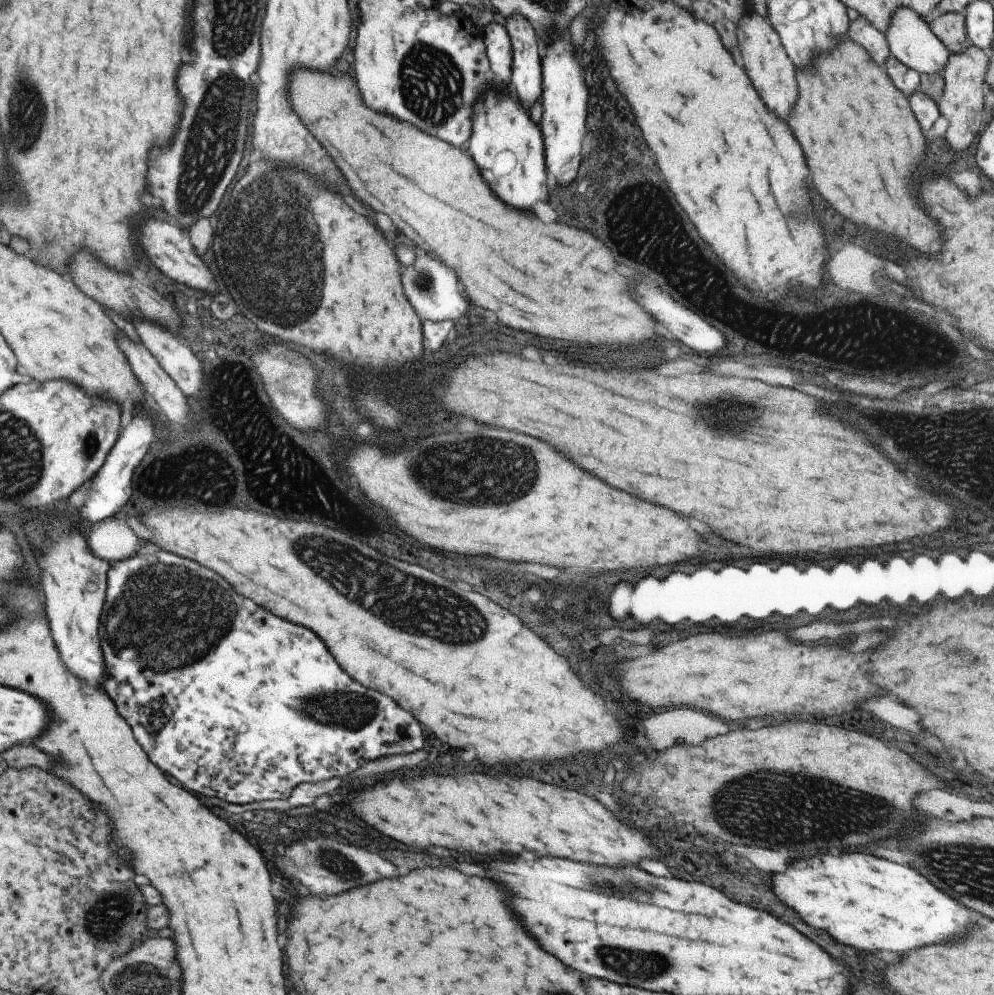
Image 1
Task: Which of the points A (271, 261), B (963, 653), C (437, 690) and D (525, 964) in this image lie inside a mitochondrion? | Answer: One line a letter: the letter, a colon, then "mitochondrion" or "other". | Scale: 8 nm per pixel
A: mitochondrion
B: mitochondrion
C: other
D: other

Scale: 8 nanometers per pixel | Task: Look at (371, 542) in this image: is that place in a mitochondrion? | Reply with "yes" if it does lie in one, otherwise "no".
yes

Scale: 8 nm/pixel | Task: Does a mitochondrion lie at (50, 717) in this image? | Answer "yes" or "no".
no

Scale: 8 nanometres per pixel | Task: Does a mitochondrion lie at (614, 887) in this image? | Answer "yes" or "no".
yes

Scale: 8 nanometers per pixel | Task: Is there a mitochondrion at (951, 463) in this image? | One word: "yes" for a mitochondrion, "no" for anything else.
yes

